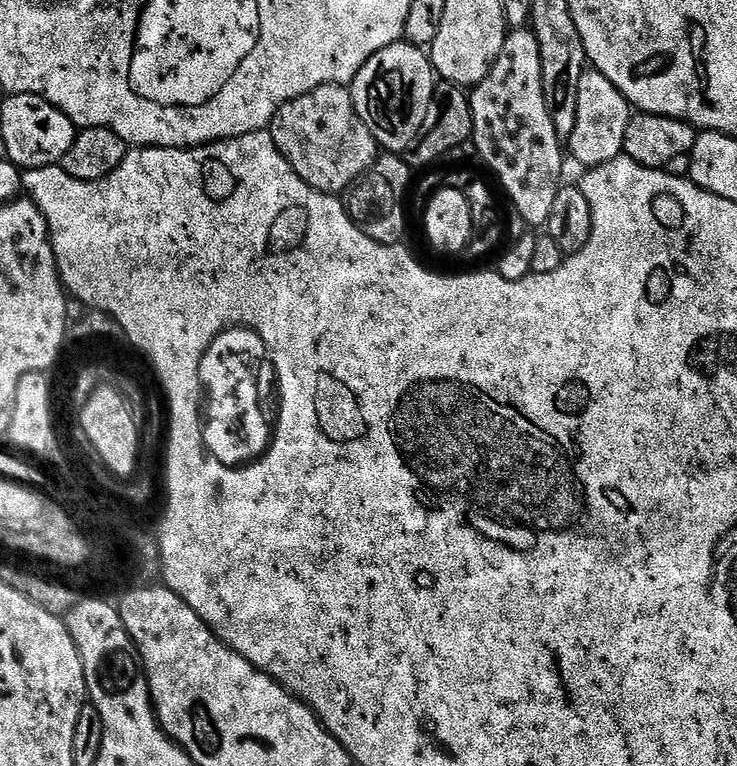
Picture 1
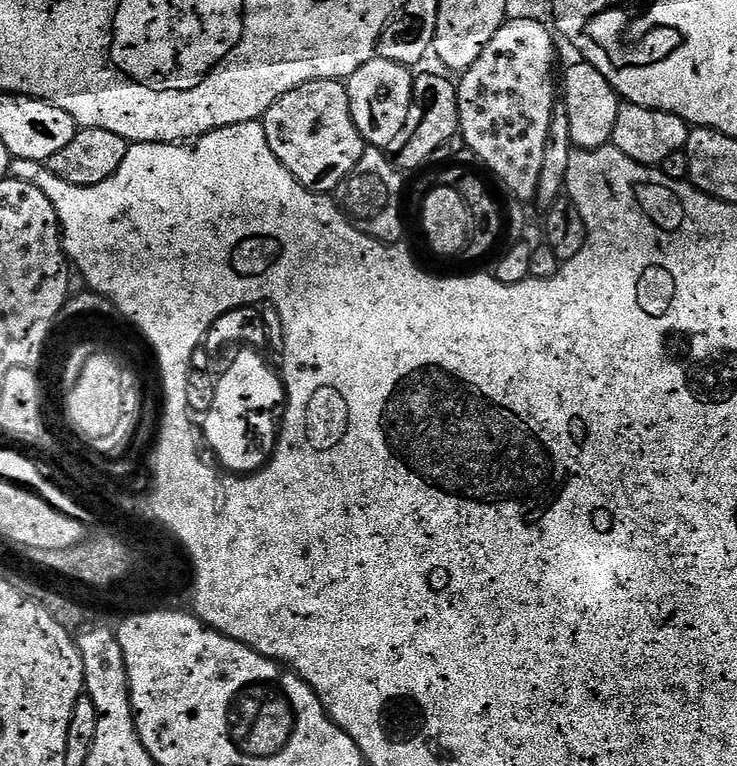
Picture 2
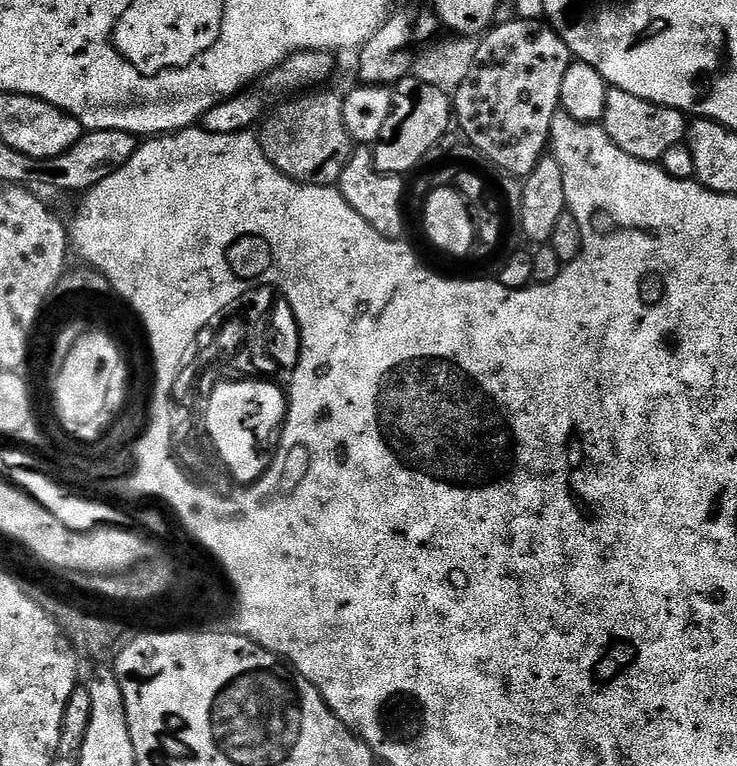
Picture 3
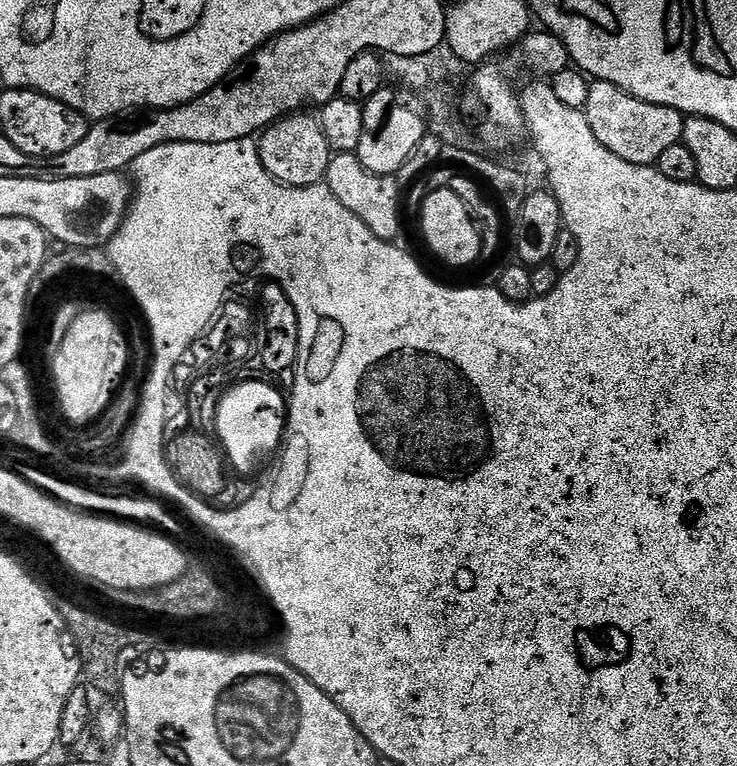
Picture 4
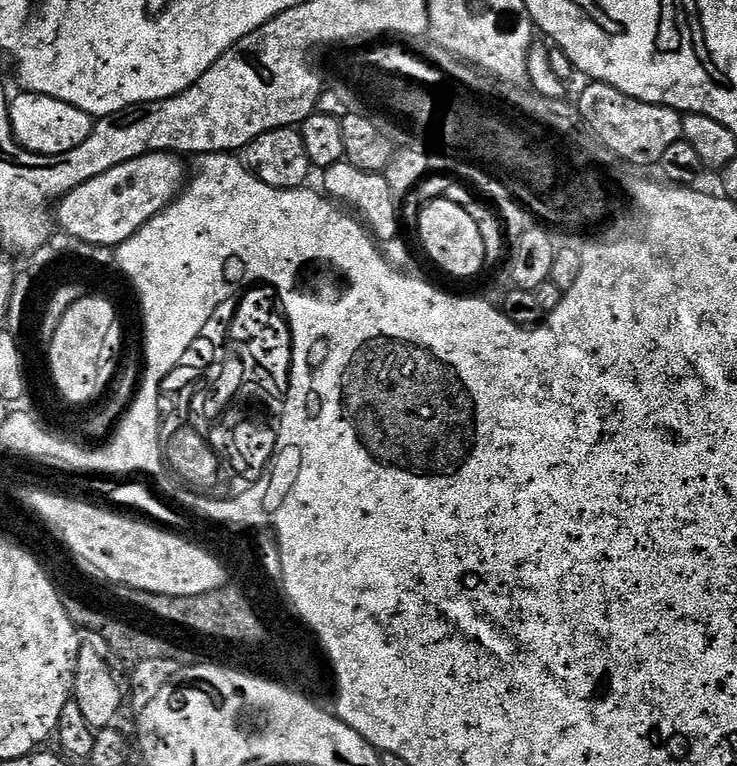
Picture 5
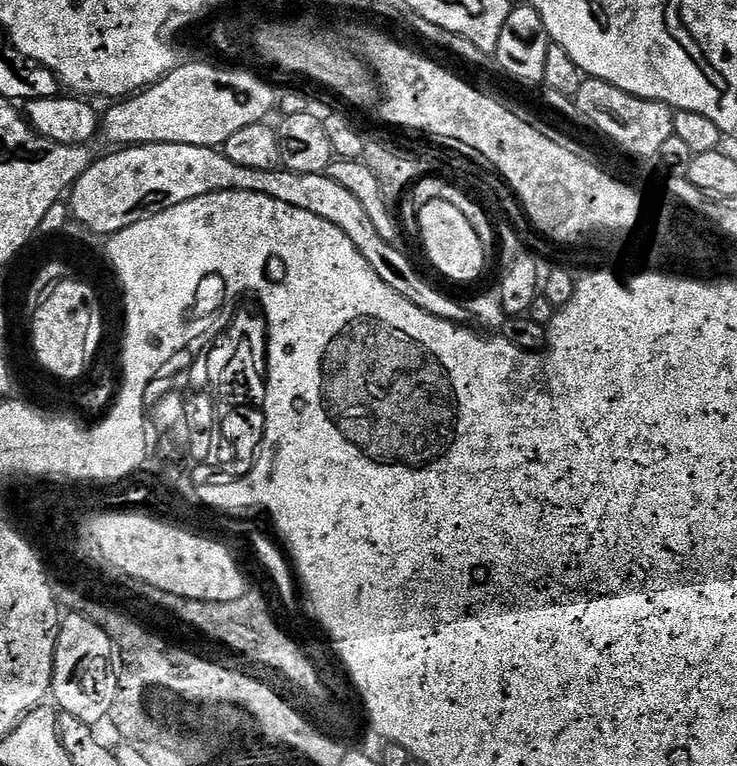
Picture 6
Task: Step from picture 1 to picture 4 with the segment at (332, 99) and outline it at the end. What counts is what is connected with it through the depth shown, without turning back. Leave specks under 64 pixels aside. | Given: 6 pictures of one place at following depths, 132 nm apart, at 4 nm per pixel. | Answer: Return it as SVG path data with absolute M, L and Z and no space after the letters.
M289 114L275 120L259 133L260 157L262 166L279 184L291 188L305 188L321 183L330 166L330 158L334 155L332 147L326 142L326 134L322 134L322 126L315 115Z

